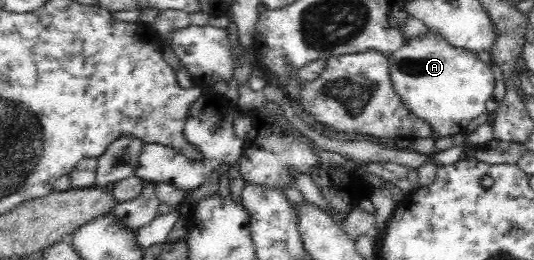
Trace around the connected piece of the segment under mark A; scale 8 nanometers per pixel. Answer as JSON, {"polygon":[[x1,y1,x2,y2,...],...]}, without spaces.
{"polygon":[[430,32,424,39,408,39,390,59,390,80,404,106,431,127,434,139,467,135,472,119,487,112,486,102,492,95,496,79,476,53,449,45,440,35]]}

